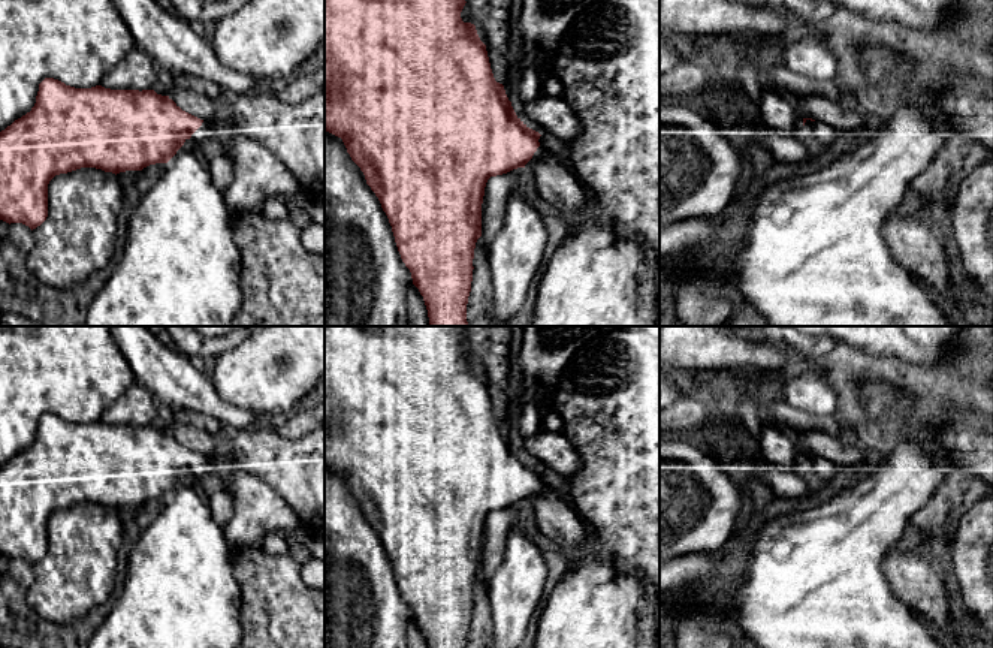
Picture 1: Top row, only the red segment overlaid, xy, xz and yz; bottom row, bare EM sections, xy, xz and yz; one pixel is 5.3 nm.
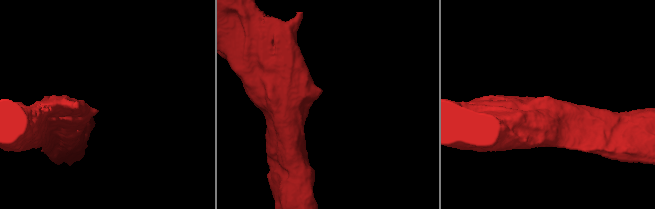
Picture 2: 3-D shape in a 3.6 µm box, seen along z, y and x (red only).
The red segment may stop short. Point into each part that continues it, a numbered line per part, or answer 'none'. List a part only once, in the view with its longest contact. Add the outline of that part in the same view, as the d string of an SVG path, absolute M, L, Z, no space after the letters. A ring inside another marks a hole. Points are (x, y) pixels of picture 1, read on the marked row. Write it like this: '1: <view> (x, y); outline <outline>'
1: xz (545, 145); outline M540 136L538 142L540 142L540 147L534 153L532 159L541 157L550 148L550 144L544 139L544 136Z

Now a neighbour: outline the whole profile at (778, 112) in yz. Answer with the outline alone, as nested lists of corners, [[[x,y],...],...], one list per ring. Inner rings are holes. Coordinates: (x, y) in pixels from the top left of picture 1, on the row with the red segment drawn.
[[[763,81],[758,115],[764,126],[776,135],[787,138],[802,136],[803,121],[797,105],[766,81]]]

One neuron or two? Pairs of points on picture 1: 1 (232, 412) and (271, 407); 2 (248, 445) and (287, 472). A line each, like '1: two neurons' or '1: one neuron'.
1: two neurons
2: one neuron

